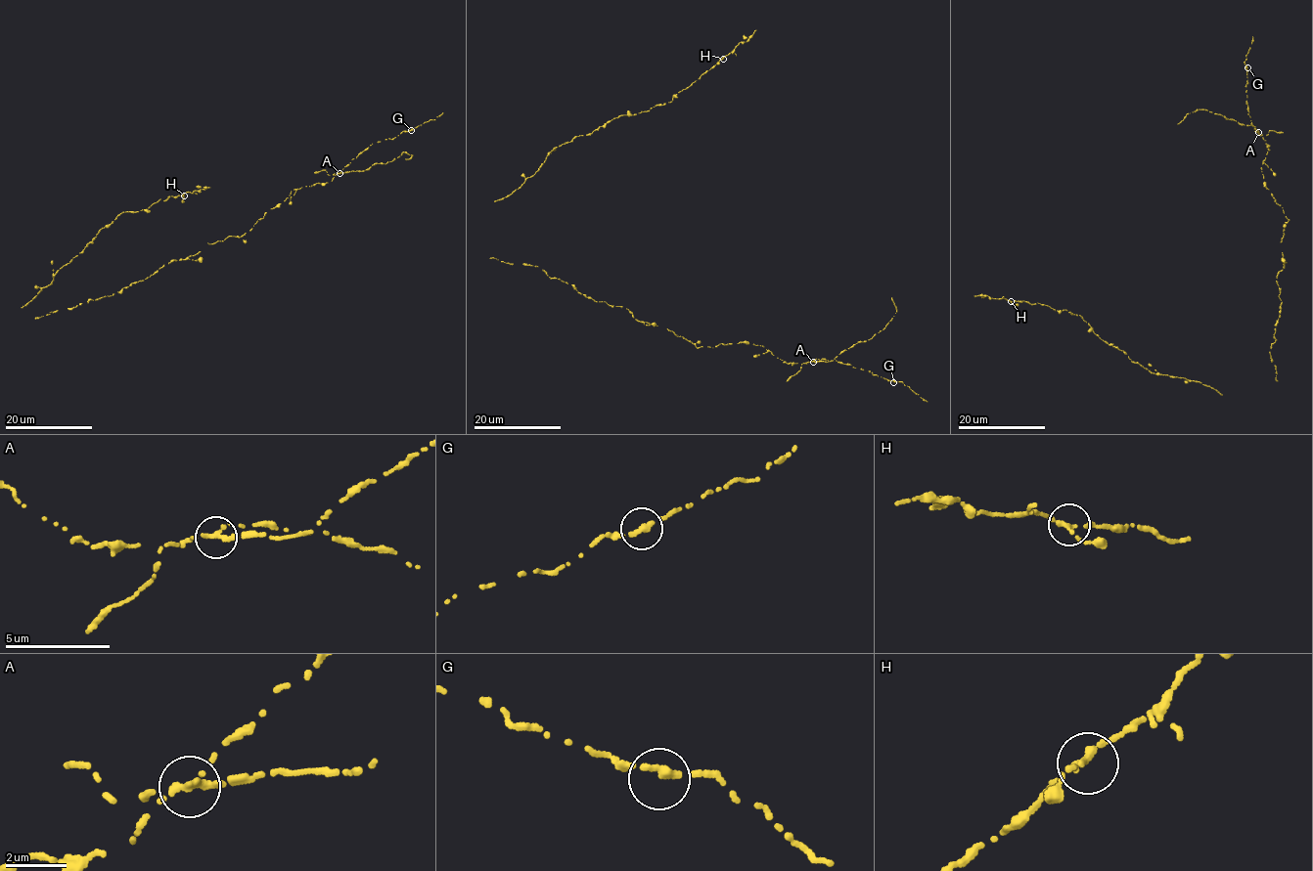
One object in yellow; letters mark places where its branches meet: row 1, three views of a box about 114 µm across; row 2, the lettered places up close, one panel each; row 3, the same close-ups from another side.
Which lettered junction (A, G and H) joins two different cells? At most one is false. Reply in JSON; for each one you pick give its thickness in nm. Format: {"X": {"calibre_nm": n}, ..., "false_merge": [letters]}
{"A": {"calibre_nm": 200}, "false_merge": ["A"]}

